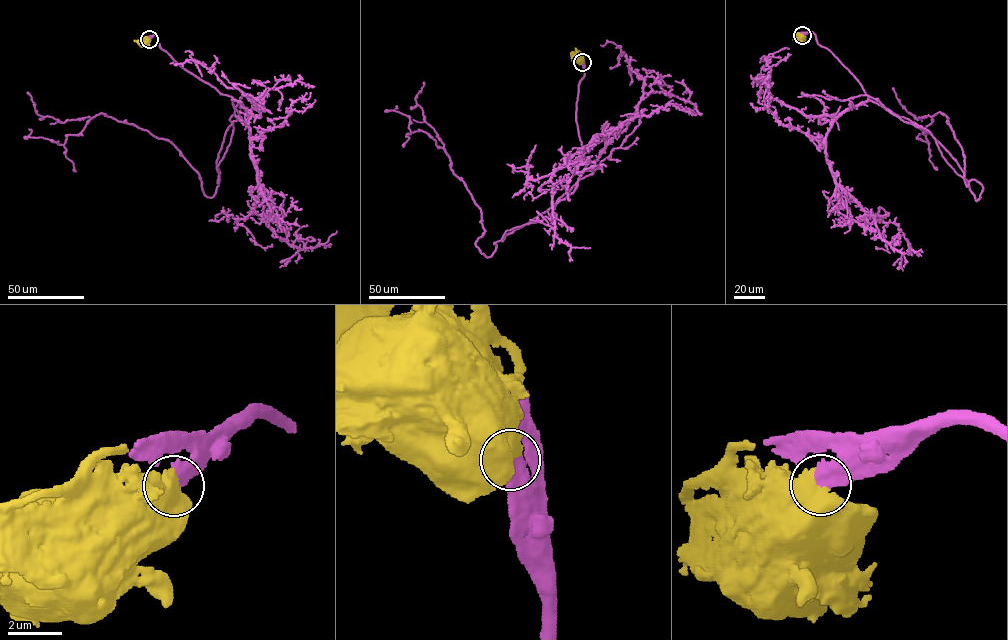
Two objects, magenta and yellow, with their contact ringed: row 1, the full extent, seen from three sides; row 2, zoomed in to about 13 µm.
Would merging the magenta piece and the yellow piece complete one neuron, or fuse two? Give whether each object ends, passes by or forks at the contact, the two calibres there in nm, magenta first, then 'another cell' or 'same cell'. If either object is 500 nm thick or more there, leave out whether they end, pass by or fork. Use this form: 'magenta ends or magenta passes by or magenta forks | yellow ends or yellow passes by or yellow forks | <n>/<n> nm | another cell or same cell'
500/800 nm | same cell

